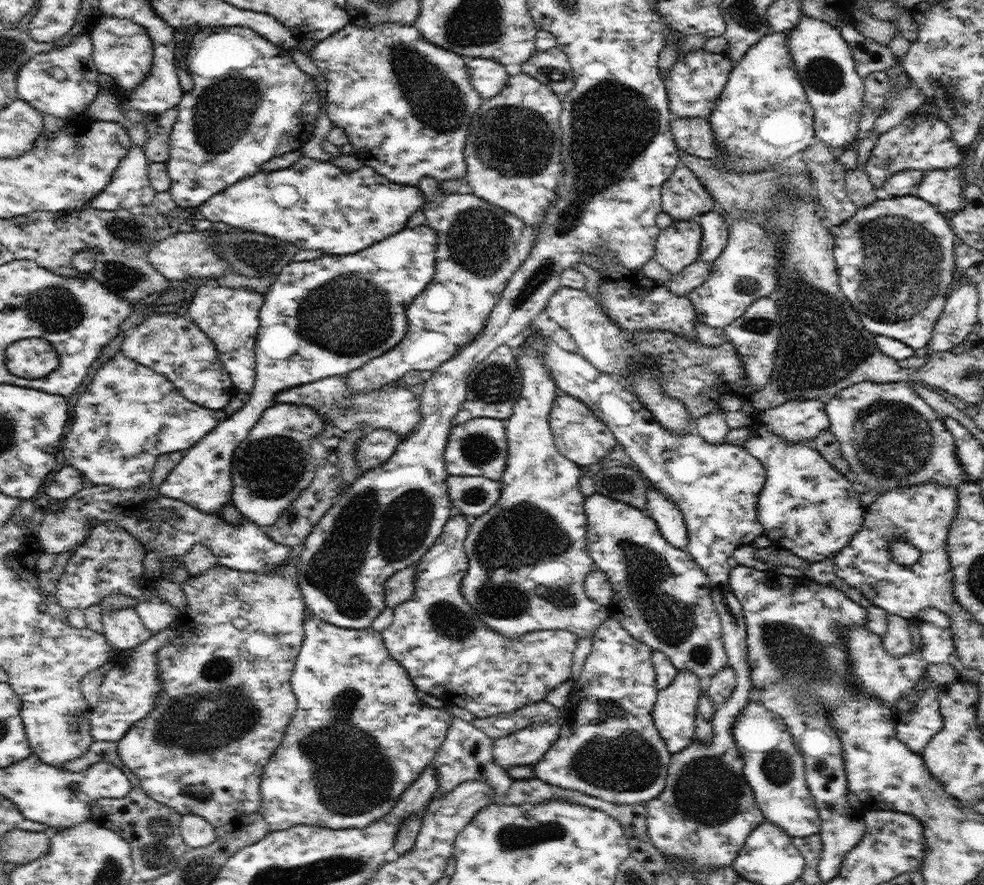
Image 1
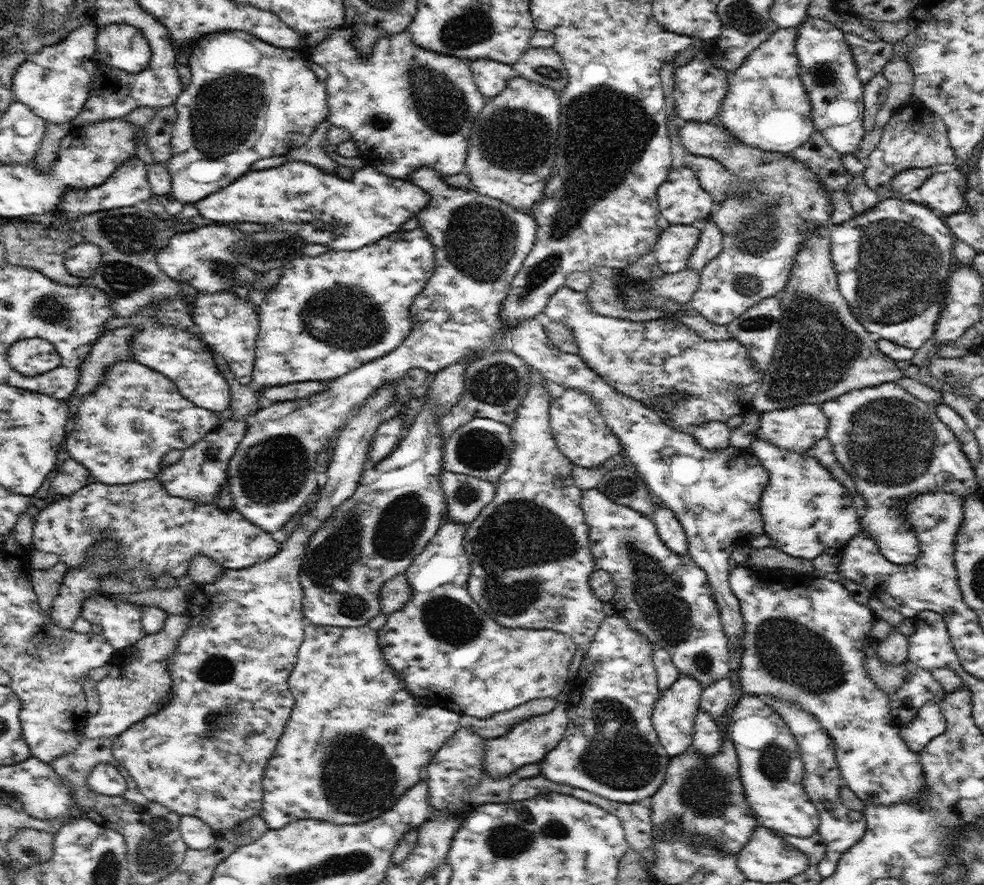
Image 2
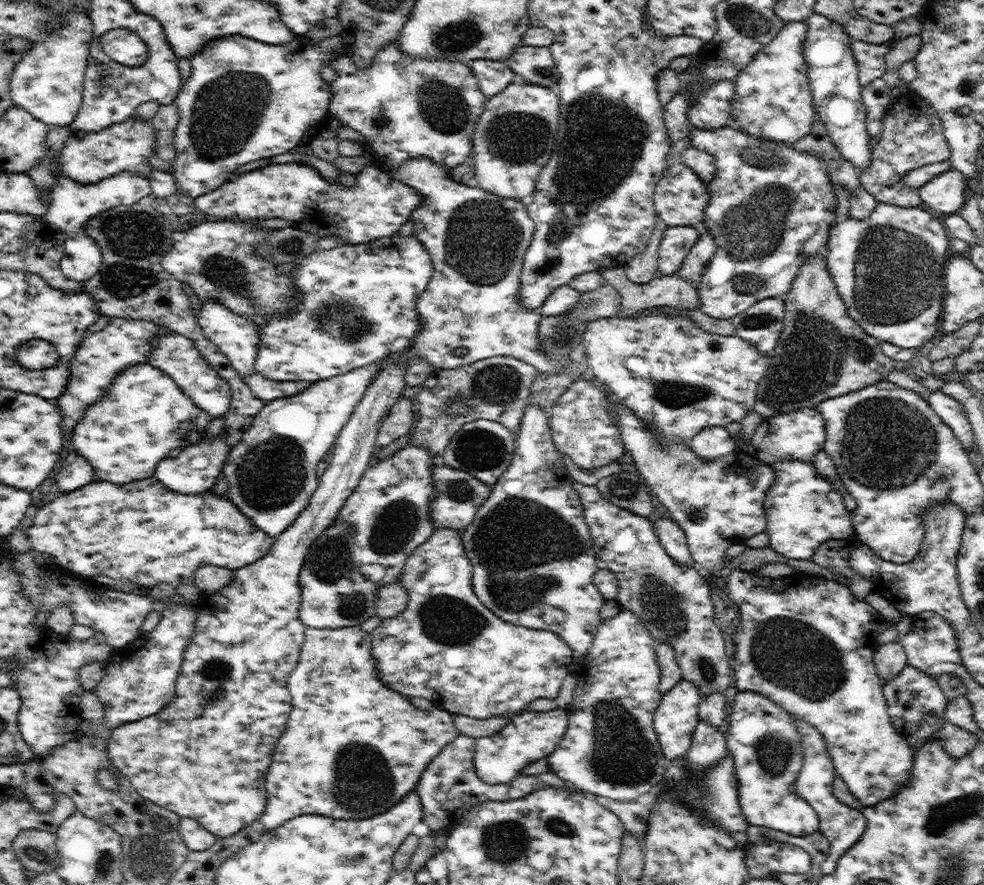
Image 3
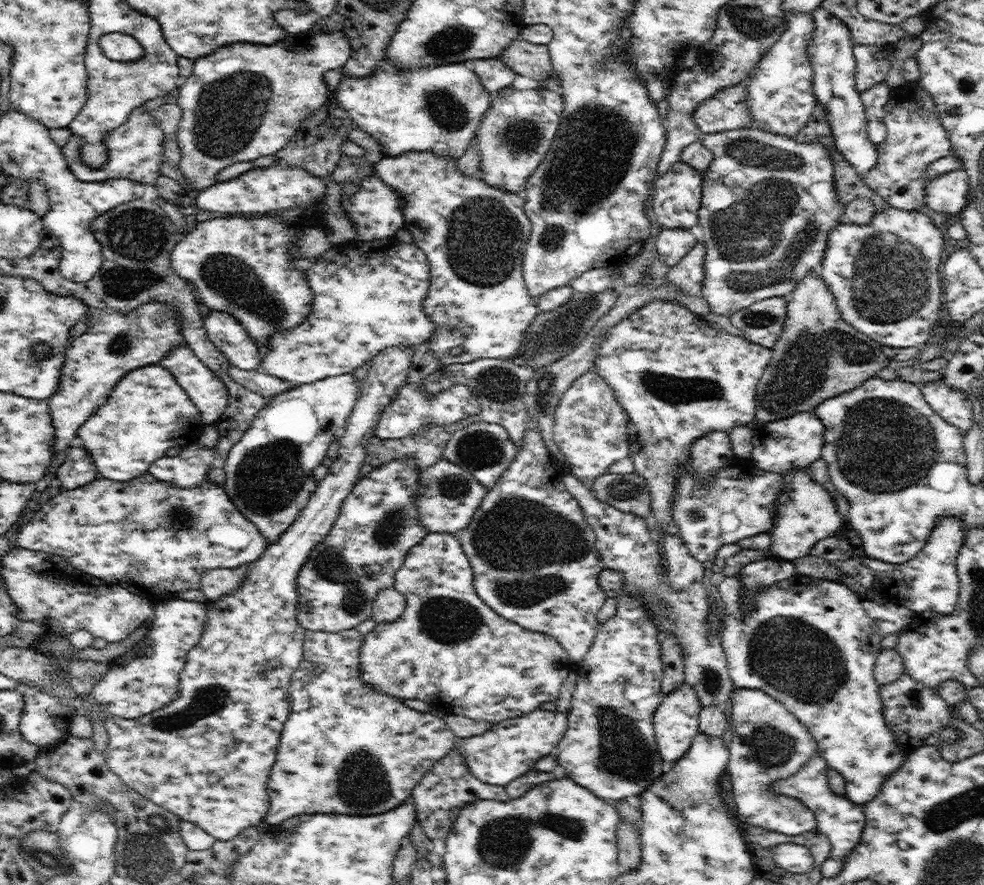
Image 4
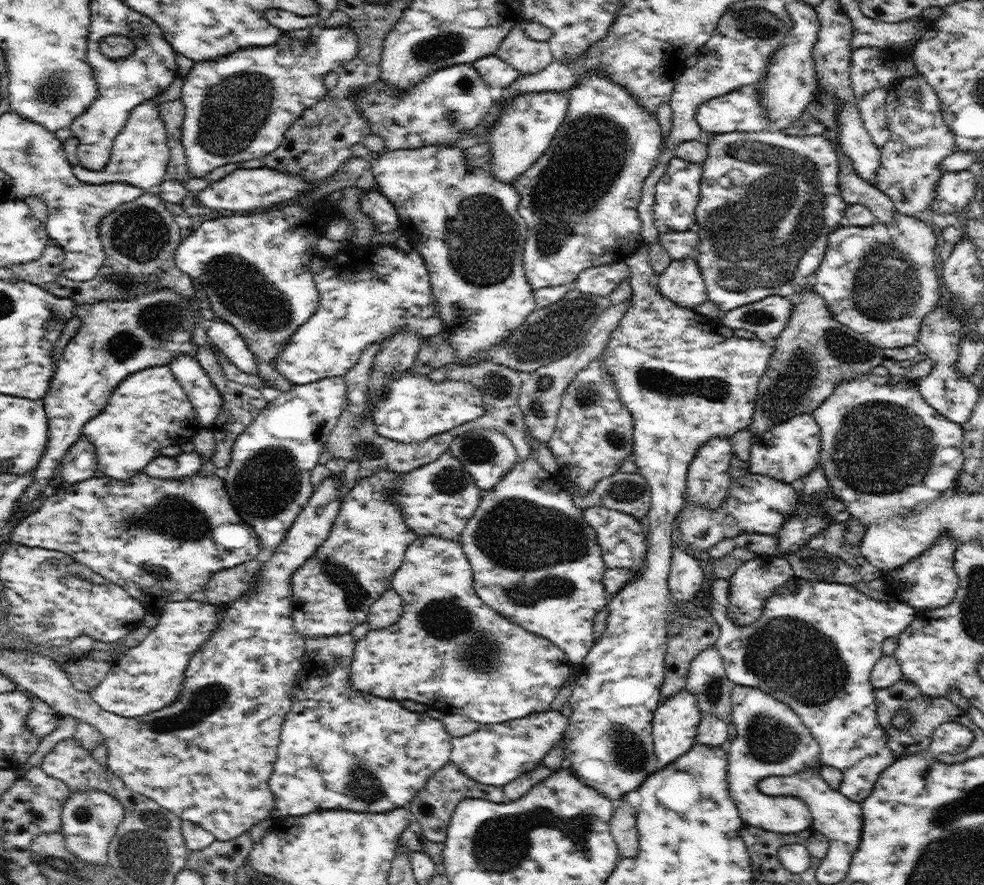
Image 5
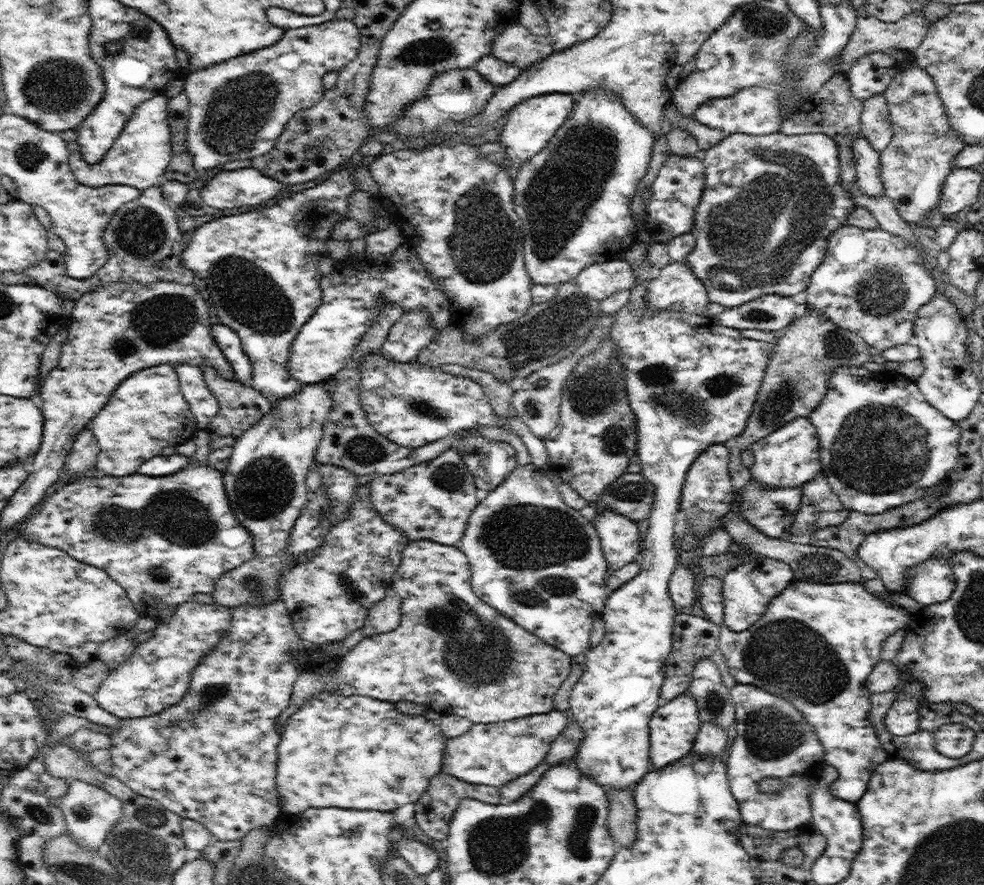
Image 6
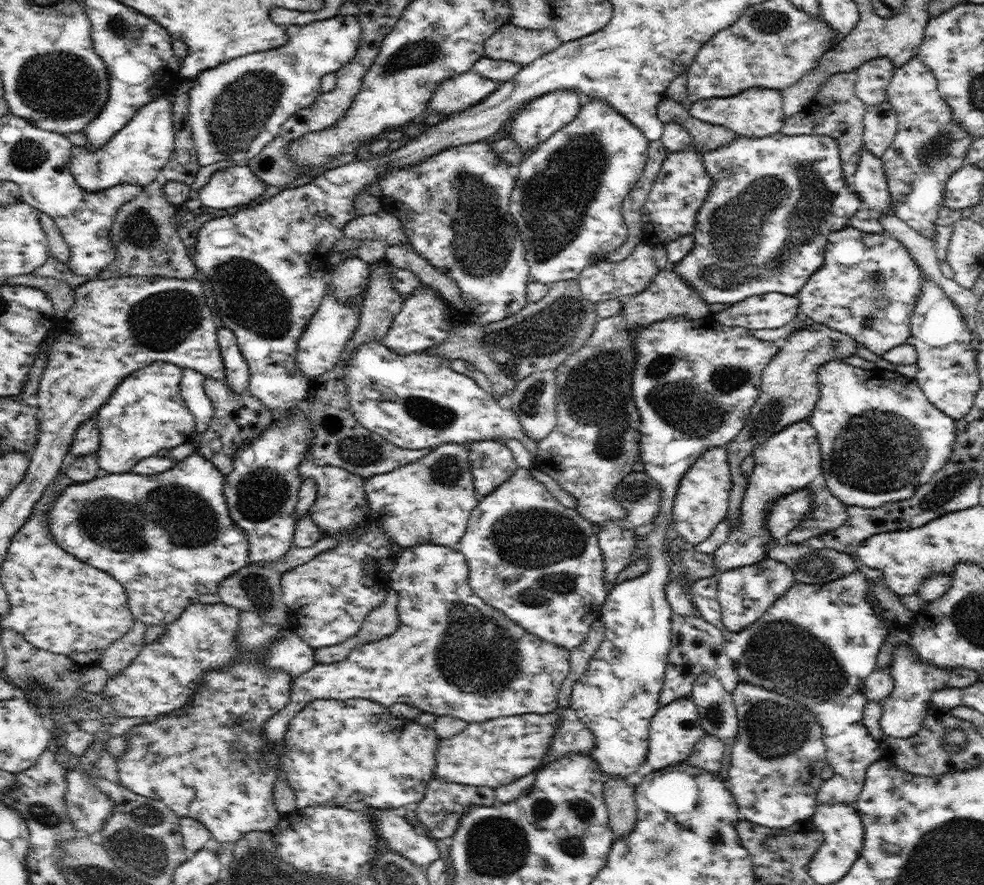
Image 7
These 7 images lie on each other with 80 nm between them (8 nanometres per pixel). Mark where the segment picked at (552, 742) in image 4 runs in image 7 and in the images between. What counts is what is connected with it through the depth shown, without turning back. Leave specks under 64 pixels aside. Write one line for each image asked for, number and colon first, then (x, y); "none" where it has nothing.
5: (496, 754)
6: (493, 754)
7: (497, 752)

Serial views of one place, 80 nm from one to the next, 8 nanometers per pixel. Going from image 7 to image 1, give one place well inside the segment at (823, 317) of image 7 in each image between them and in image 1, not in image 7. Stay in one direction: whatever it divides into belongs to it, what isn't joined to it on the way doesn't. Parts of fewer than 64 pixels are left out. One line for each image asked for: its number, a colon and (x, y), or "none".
1: (895, 259)
2: (892, 262)
3: (888, 268)
4: (885, 277)
5: (879, 280)
6: (871, 283)

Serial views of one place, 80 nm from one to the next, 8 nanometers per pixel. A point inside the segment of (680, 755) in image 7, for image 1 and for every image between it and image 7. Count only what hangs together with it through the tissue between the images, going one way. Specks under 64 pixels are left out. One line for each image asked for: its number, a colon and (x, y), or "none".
1: (674, 711)
2: (673, 717)
3: (676, 717)
4: (676, 721)
5: (675, 722)
6: (674, 725)

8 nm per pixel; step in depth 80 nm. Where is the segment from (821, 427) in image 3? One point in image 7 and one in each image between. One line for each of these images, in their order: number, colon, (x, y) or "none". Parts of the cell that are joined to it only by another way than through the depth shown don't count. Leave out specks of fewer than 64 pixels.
4: (780, 446)
5: (790, 450)
6: (788, 457)
7: (789, 460)

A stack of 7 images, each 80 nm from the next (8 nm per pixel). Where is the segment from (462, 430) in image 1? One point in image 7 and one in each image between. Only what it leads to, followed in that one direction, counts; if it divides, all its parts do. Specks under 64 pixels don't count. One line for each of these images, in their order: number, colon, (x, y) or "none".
2: (482, 448)
3: (484, 448)
4: (485, 449)
5: (487, 455)
6: (490, 461)
7: (491, 462)

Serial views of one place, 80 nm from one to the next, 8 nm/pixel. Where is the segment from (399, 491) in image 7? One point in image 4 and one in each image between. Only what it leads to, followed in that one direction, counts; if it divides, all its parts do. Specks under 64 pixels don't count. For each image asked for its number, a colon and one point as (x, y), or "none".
4: (449, 495)
5: (438, 499)
6: (433, 500)

